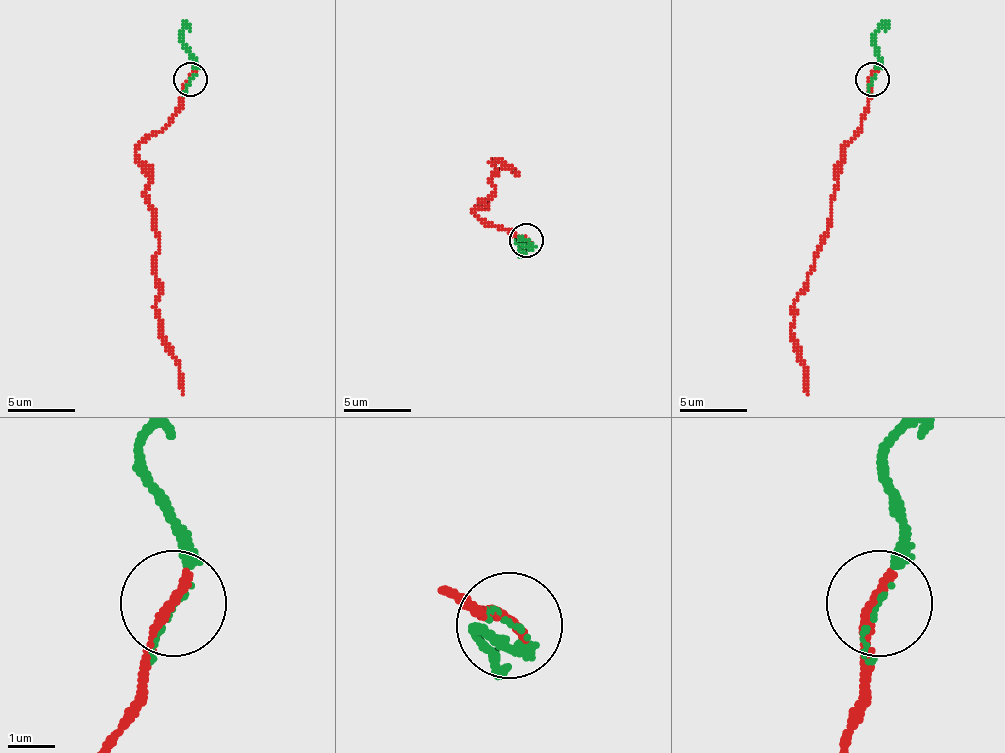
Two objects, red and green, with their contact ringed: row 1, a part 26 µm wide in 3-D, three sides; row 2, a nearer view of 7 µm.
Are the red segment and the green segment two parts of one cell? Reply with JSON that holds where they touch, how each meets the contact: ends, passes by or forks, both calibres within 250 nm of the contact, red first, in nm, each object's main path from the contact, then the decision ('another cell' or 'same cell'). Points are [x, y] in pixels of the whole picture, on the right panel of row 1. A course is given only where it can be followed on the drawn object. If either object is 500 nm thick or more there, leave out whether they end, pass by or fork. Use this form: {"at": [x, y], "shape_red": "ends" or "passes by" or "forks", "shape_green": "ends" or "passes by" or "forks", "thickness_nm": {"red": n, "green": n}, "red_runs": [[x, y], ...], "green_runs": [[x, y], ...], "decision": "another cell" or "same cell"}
{"at": [872, 79], "shape_red": "ends", "shape_green": "passes by", "thickness_nm": {"red": 260, "green": 50}, "red_runs": [[871, 78], [868, 108], [845, 152], [824, 243], [794, 303], [791, 340], [804, 367], [808, 394]], "green_runs": [[871, 78], [878, 54], [875, 31], [888, 21]], "decision": "same cell"}

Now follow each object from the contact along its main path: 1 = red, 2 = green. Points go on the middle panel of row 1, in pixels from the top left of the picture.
1: (525, 239), (472, 213), (485, 206), (482, 202), (495, 192), (492, 162), (498, 159), (519, 176)
2: (525, 239), (529, 246), (519, 243), (519, 256)

